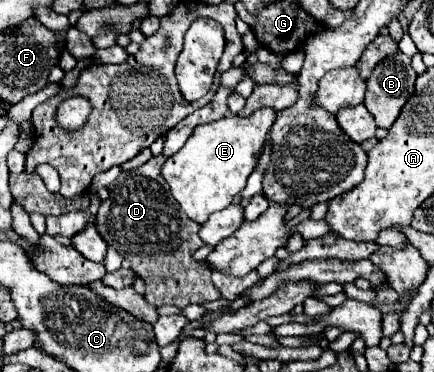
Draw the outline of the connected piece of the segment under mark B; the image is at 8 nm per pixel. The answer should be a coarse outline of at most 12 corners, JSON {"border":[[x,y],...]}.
{"border":[[401,51],[376,65],[364,104],[380,128],[394,124],[416,72]]}

